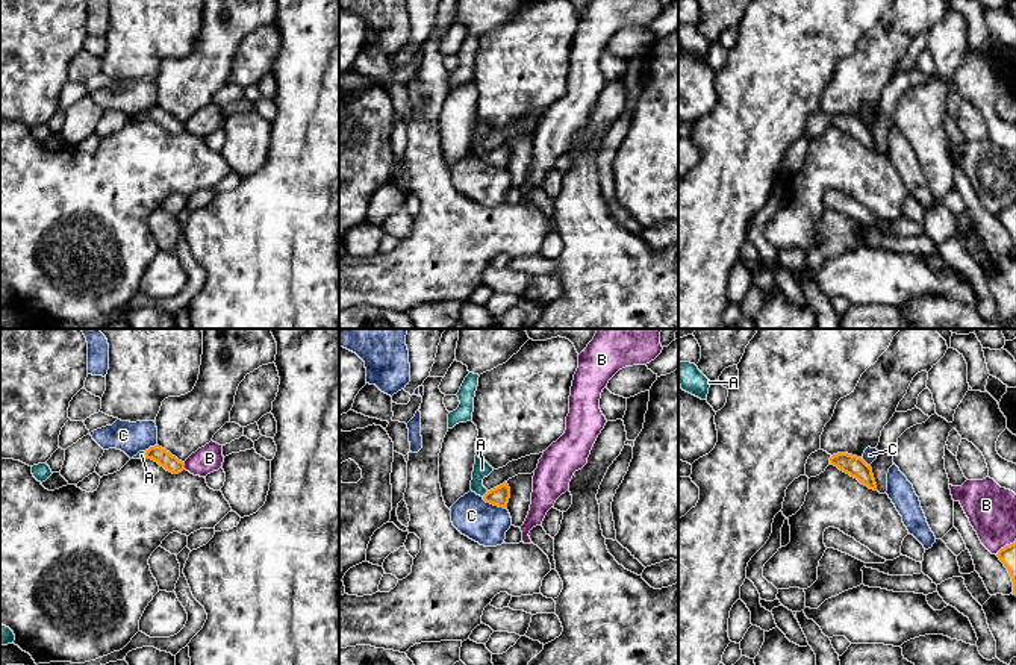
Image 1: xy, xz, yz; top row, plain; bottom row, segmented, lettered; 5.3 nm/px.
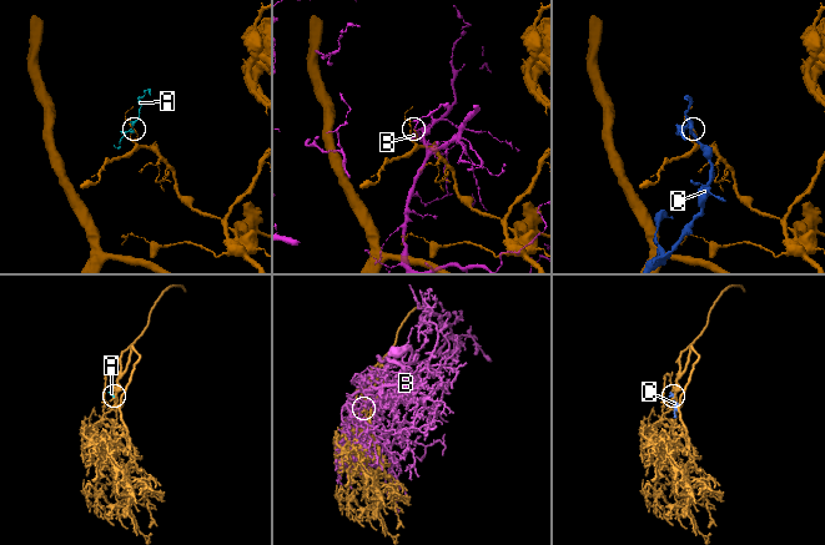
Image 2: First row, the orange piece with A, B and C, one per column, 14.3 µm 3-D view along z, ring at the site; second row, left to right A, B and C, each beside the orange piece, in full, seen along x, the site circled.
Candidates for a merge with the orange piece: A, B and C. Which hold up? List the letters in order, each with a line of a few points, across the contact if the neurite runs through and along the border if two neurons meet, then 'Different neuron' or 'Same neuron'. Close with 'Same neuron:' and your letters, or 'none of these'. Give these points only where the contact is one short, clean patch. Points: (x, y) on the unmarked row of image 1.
A: Line: xz (498, 156), (486, 153), (479, 146), (482, 129). Same neuron
B: Different neuron
C: Different neuron
Same neuron: A

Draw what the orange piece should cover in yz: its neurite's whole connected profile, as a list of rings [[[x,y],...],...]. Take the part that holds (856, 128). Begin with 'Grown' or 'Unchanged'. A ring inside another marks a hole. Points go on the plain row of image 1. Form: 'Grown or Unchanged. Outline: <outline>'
Unchanged. Outline: [[[837,114],[830,118],[830,124],[837,127],[840,132],[849,135],[851,138],[857,139],[869,150],[877,151],[872,129],[862,118],[848,114]]]

